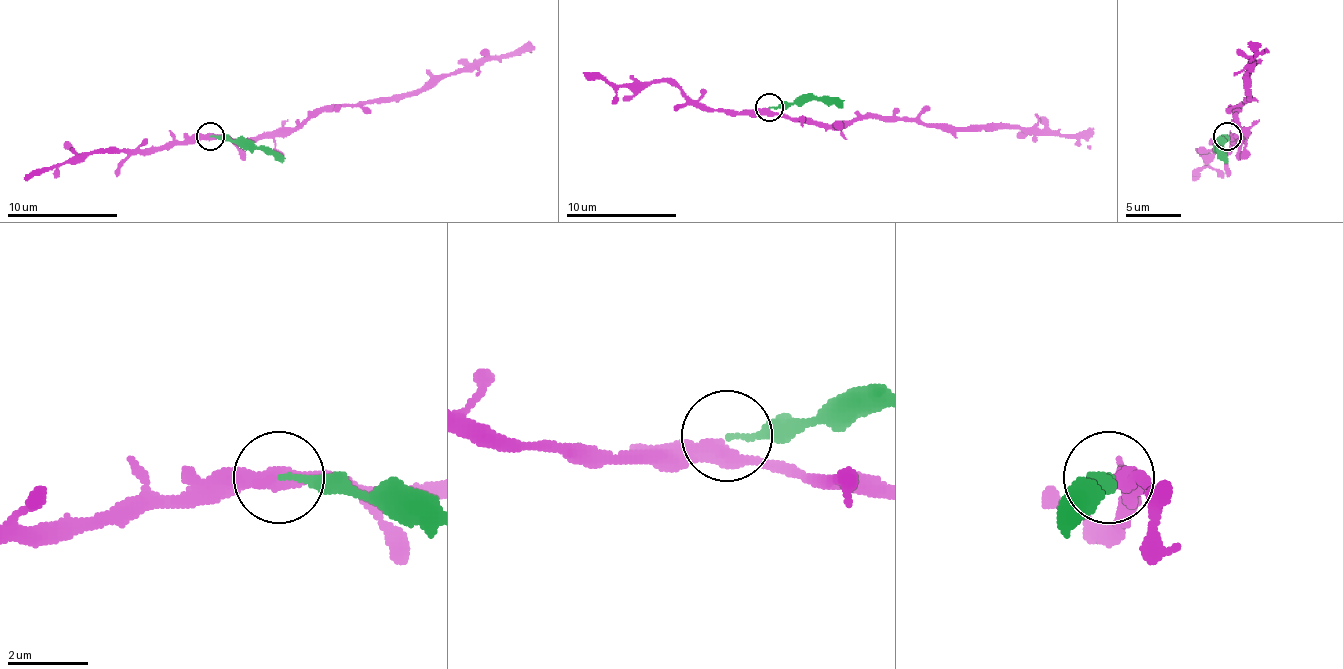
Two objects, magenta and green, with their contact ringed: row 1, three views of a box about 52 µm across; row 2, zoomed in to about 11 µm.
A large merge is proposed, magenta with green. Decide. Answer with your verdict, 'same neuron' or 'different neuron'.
different neuron

